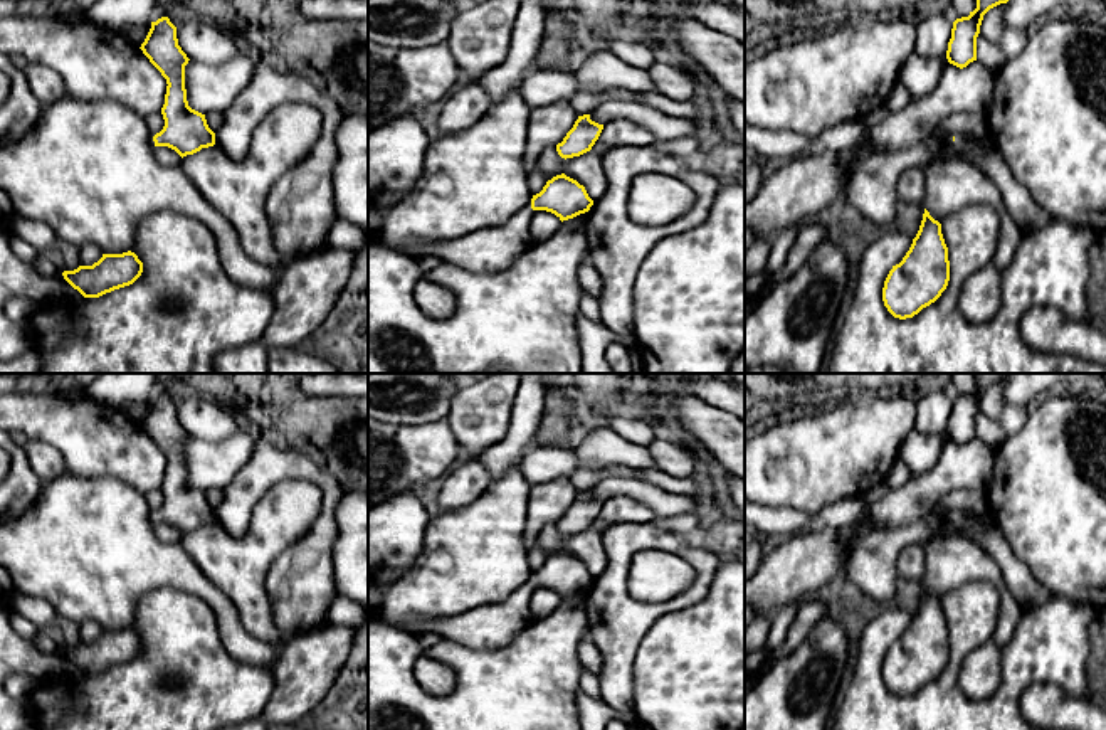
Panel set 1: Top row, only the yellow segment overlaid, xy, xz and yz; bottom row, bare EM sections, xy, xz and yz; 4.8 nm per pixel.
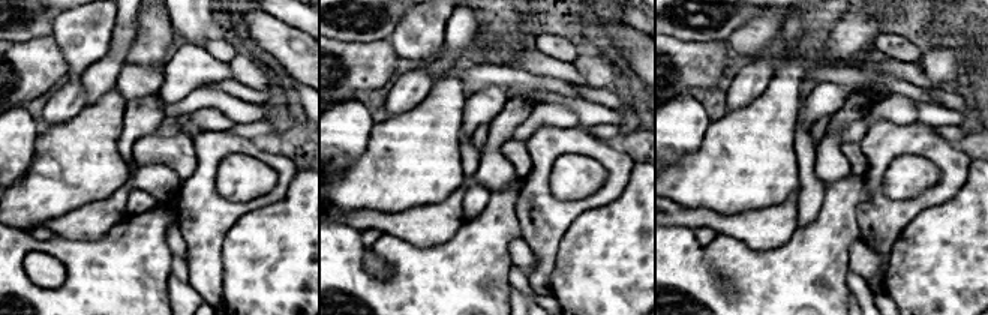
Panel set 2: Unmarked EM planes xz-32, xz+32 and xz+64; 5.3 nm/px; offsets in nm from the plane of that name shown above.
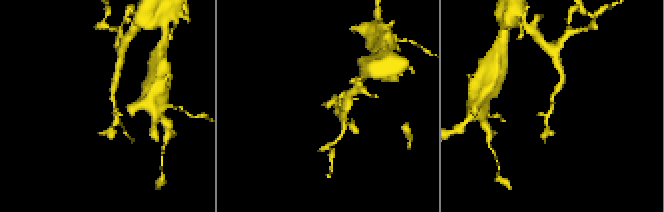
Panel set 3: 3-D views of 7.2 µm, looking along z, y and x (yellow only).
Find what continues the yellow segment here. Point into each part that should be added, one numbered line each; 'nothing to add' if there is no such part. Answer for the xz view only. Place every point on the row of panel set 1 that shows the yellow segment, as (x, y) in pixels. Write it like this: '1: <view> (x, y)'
1: xz (495, 249)

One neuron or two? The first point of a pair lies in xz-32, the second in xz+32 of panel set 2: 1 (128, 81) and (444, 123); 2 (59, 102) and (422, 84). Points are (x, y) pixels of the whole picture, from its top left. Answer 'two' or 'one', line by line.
1: two
2: one

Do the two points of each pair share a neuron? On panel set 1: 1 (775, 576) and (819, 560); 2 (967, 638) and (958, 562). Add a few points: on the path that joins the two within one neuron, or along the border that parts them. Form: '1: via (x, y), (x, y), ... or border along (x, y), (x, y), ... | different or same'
1: via (785, 574), (809, 560) | same
2: border along (999, 592), (989, 582), (970, 581), (940, 599) | different

